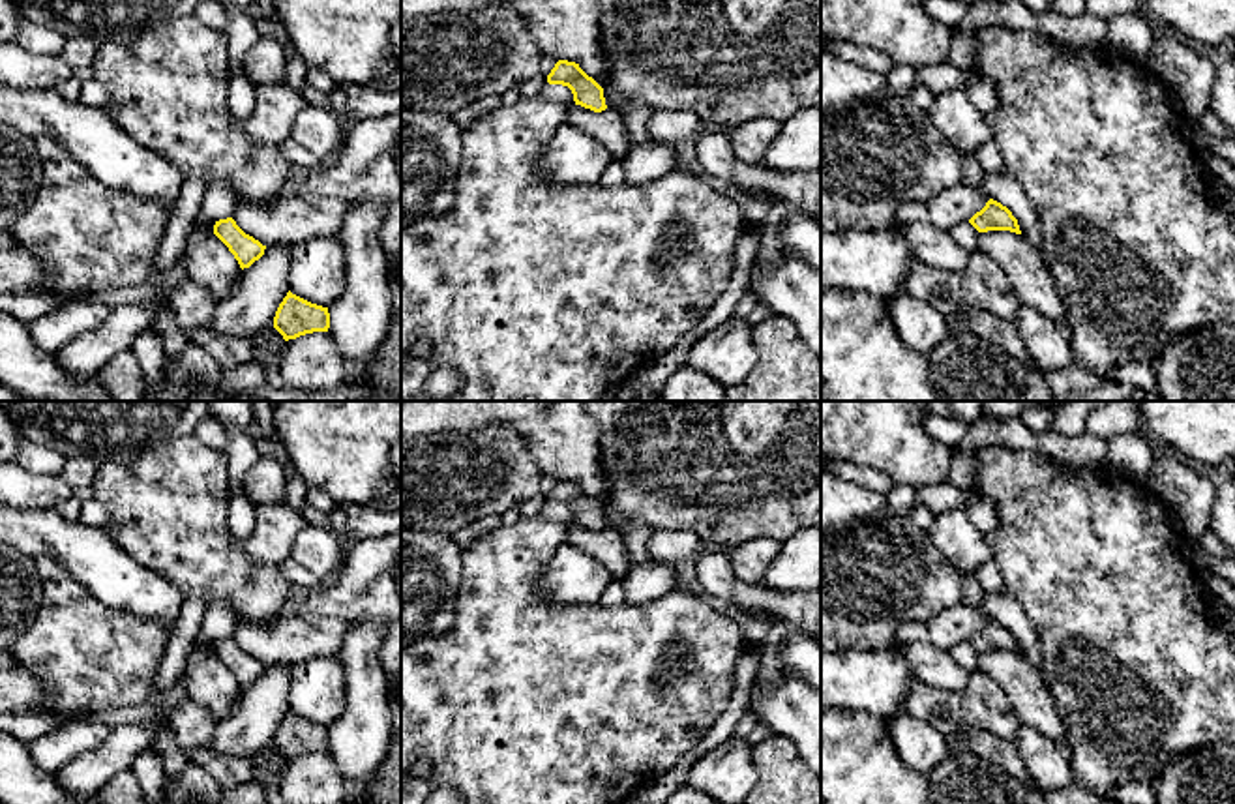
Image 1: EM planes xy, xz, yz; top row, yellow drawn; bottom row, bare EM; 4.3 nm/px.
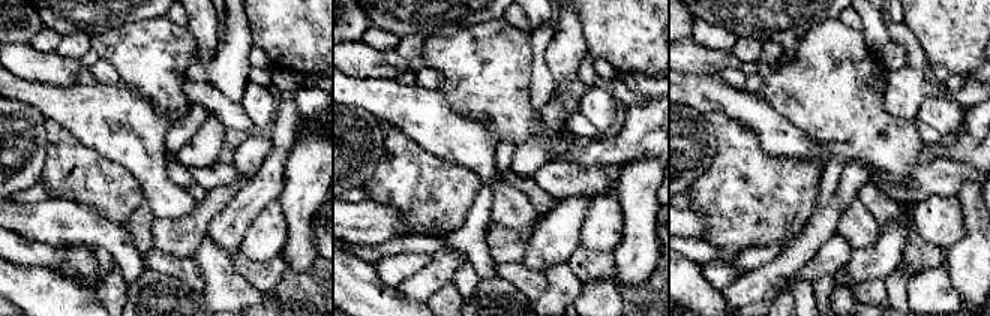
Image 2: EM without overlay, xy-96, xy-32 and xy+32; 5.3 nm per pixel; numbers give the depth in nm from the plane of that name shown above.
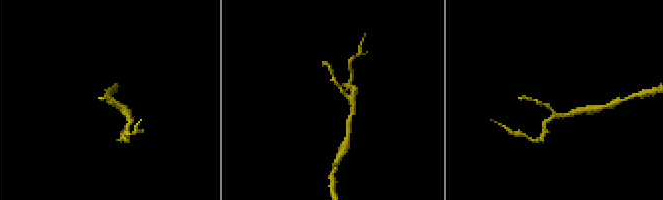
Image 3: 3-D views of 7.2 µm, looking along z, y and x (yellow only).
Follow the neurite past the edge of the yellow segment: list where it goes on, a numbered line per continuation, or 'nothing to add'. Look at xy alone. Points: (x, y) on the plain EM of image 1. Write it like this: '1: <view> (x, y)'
nothing to add

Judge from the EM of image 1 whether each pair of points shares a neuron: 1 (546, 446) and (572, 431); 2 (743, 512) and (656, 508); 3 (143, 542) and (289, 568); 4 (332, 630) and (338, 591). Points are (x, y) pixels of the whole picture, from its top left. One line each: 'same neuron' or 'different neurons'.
1: same neuron
2: same neuron
3: different neurons
4: different neurons

